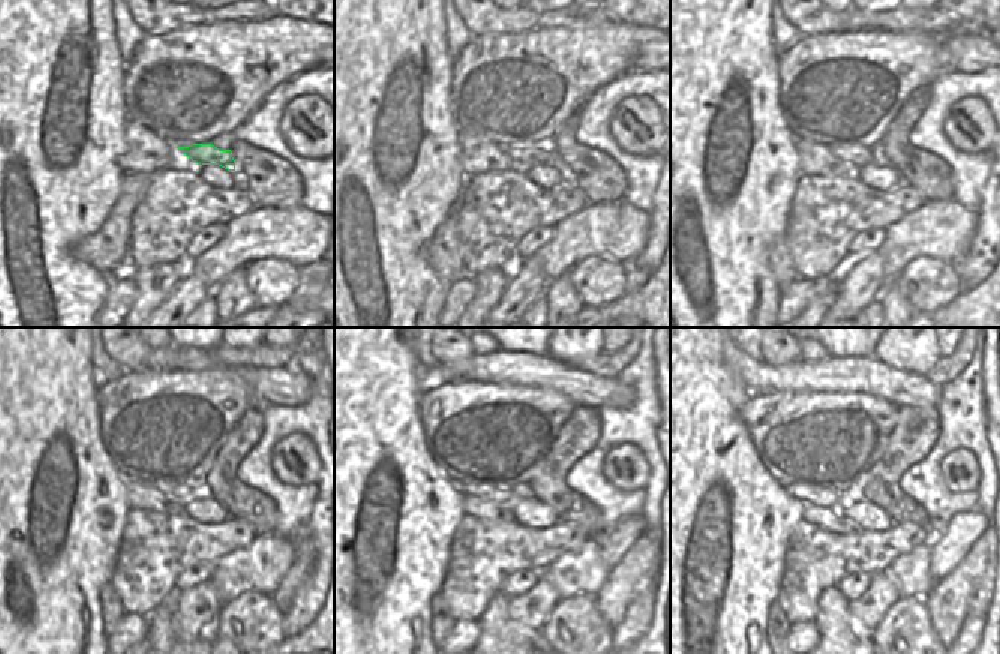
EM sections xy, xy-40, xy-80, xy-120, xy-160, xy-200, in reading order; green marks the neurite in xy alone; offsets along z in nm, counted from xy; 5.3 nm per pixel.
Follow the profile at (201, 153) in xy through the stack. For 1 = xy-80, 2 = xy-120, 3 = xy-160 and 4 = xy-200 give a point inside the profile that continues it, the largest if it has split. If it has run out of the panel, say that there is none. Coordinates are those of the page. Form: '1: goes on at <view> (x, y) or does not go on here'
1: goes on at xy-80 (858, 156)
2: goes on at xy-120 (180, 492)
3: goes on at xy-160 (508, 497)
4: goes on at xy-200 (813, 495)

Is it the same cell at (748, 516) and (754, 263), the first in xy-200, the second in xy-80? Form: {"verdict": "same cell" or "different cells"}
{"verdict": "same cell"}

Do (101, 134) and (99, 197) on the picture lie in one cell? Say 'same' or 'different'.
same

